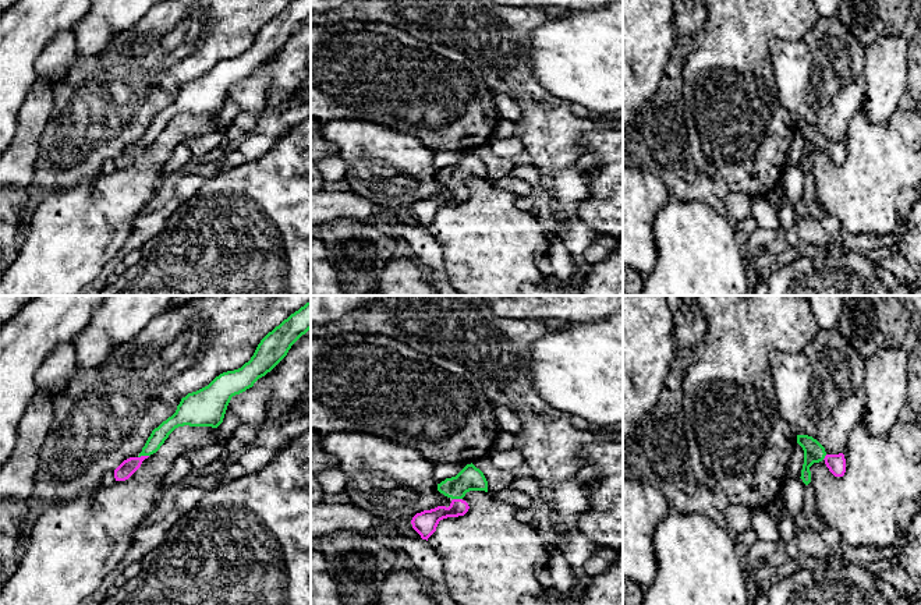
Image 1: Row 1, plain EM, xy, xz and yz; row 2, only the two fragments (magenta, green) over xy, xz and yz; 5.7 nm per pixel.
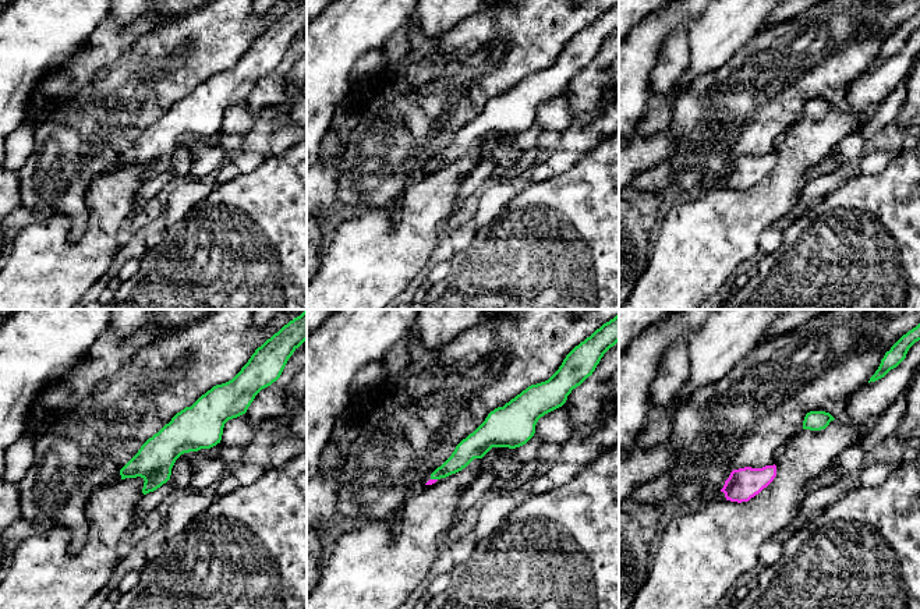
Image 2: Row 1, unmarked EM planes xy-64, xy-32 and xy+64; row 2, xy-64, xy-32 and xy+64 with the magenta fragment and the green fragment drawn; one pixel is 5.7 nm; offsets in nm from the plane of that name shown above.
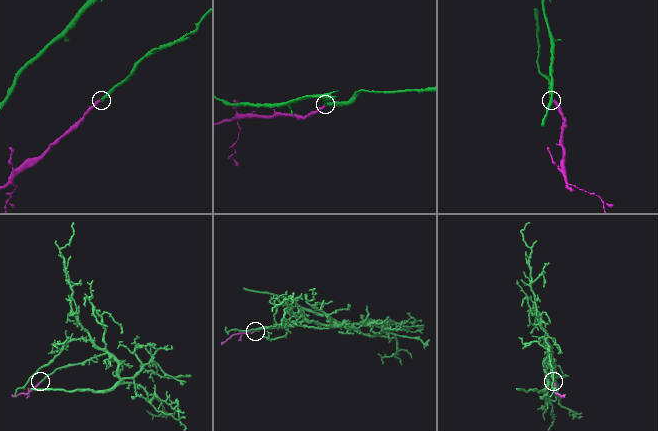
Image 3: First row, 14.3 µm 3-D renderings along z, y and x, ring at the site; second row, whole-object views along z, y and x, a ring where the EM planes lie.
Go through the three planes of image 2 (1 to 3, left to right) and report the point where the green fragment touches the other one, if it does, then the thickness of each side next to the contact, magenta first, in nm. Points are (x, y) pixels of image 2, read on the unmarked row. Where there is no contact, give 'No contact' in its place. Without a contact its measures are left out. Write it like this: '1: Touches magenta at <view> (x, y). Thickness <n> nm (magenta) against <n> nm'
1: No contact
2: Touches magenta at xy-32 (434, 167). Thickness 30 nm (magenta) against 120 nm
3: No contact

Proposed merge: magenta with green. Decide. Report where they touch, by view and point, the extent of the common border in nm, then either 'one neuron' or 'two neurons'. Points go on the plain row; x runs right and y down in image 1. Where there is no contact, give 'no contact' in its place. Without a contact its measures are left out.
xy (142, 144) | 70 nm | one neuron

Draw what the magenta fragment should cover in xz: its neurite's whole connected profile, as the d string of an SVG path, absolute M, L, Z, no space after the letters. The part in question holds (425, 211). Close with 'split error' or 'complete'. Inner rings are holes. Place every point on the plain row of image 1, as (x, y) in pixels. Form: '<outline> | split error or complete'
M471 151L456 164L446 166L438 171L438 178L453 187L450 194L438 194L431 198L424 198L417 201L411 208L412 216L426 229L436 219L440 208L464 204L470 197L468 191L463 187L465 181L470 178L488 180L488 169L483 160Z | split error

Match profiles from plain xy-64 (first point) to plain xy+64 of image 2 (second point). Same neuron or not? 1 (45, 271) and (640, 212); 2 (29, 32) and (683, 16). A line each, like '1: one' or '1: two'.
1: two
2: one

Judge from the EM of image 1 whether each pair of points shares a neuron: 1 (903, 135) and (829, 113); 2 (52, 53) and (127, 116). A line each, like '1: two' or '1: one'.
1: two
2: two

